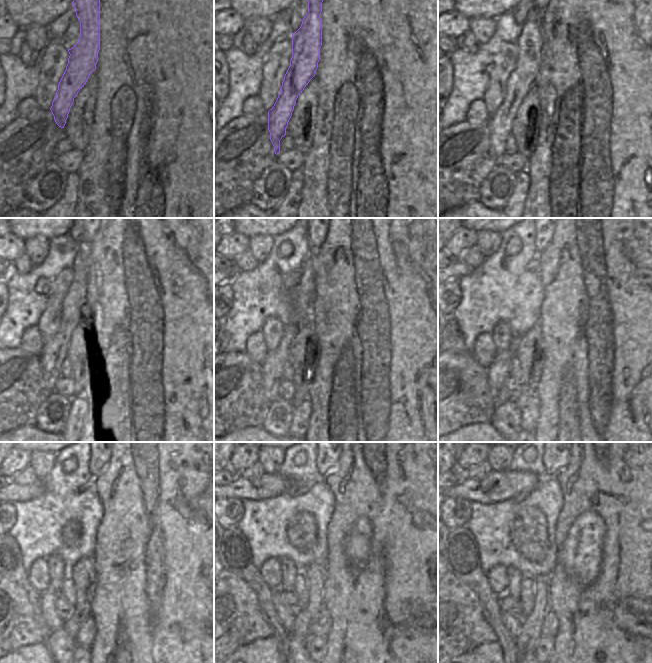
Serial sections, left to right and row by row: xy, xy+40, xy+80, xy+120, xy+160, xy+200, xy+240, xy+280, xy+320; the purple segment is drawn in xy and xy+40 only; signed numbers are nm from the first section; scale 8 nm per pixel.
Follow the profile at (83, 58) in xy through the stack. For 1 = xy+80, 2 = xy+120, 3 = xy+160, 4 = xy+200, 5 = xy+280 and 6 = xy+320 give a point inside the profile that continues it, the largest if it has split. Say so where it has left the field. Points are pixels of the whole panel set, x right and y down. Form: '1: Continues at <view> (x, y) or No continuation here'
1: Continues at xy+80 (522, 78)
2: Continues at xy+120 (53, 352)
3: Continues at xy+160 (272, 367)
4: Continues at xy+200 (498, 370)
5: Continues at xy+280 (287, 620)
6: Continues at xy+320 (513, 624)

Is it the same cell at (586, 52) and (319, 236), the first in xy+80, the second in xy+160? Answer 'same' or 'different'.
different

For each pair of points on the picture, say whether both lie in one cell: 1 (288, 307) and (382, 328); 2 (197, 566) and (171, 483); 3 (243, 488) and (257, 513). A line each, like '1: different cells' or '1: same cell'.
1: different cells
2: same cell
3: different cells

